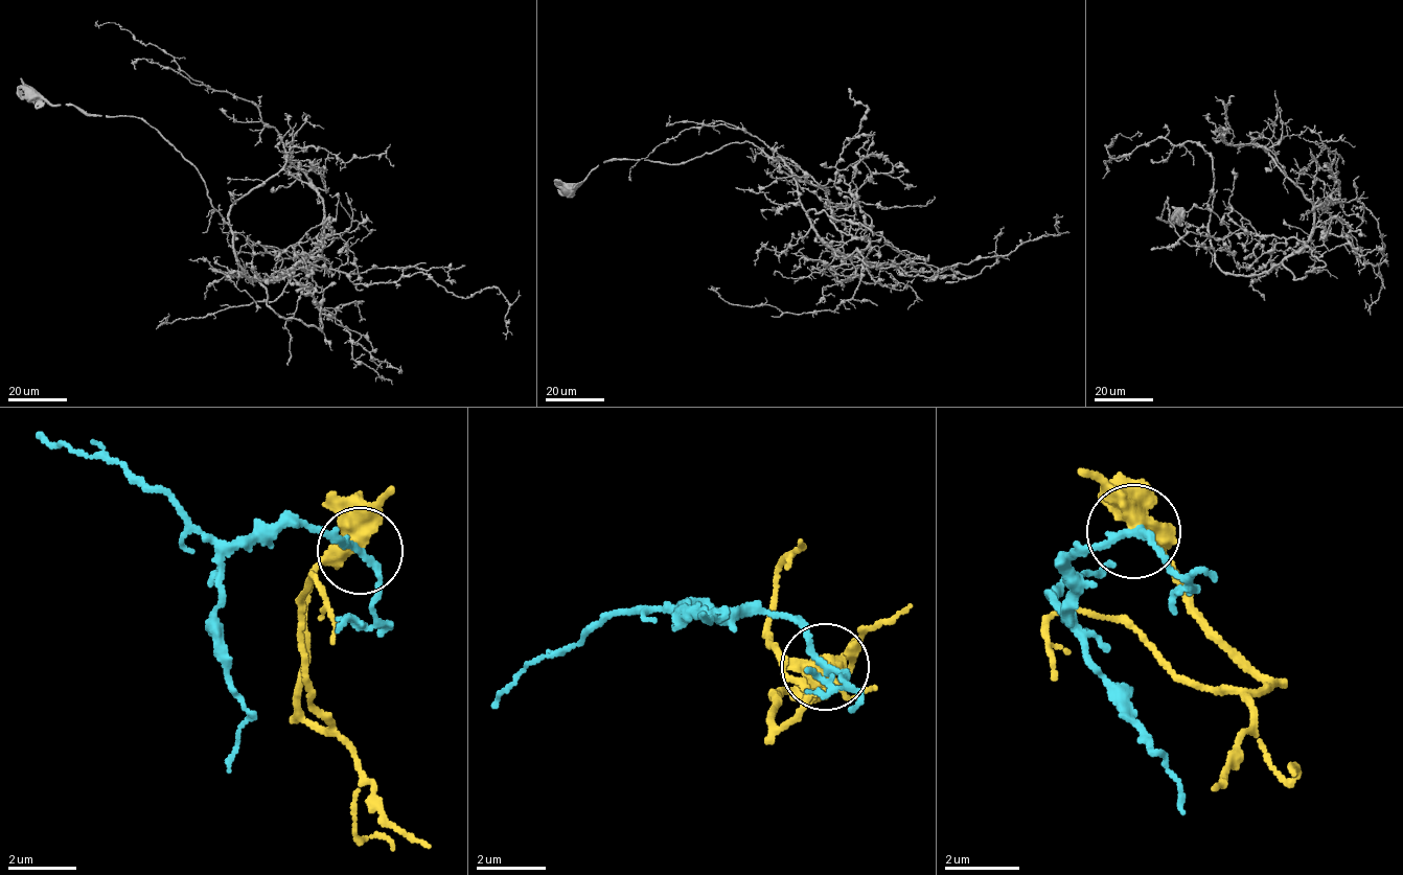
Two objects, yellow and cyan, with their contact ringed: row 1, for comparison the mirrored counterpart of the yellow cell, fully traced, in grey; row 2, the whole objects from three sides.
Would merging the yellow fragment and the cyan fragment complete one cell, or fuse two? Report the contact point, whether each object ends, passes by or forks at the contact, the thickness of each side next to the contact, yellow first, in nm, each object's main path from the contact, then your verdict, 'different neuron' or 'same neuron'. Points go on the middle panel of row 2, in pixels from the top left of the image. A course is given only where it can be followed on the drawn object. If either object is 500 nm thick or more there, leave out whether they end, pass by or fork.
(825, 666) | yellow passes by | cyan passes by | 480/190 nm | yellow via (827, 667), (776, 691), (771, 724), (789, 726), (807, 687), (780, 662), (768, 628), (777, 584), (798, 540) | cyan via (827, 664), (784, 616), (671, 606), (607, 612), (536, 657), (490, 710) | different neuron

